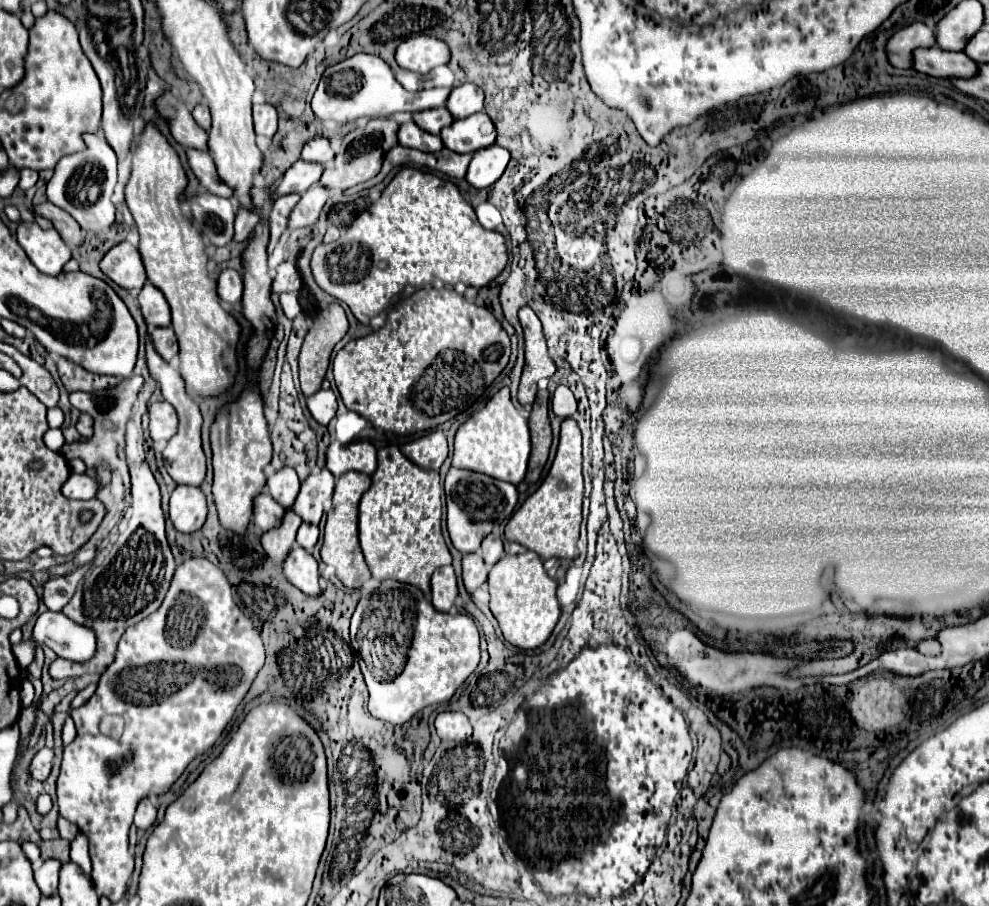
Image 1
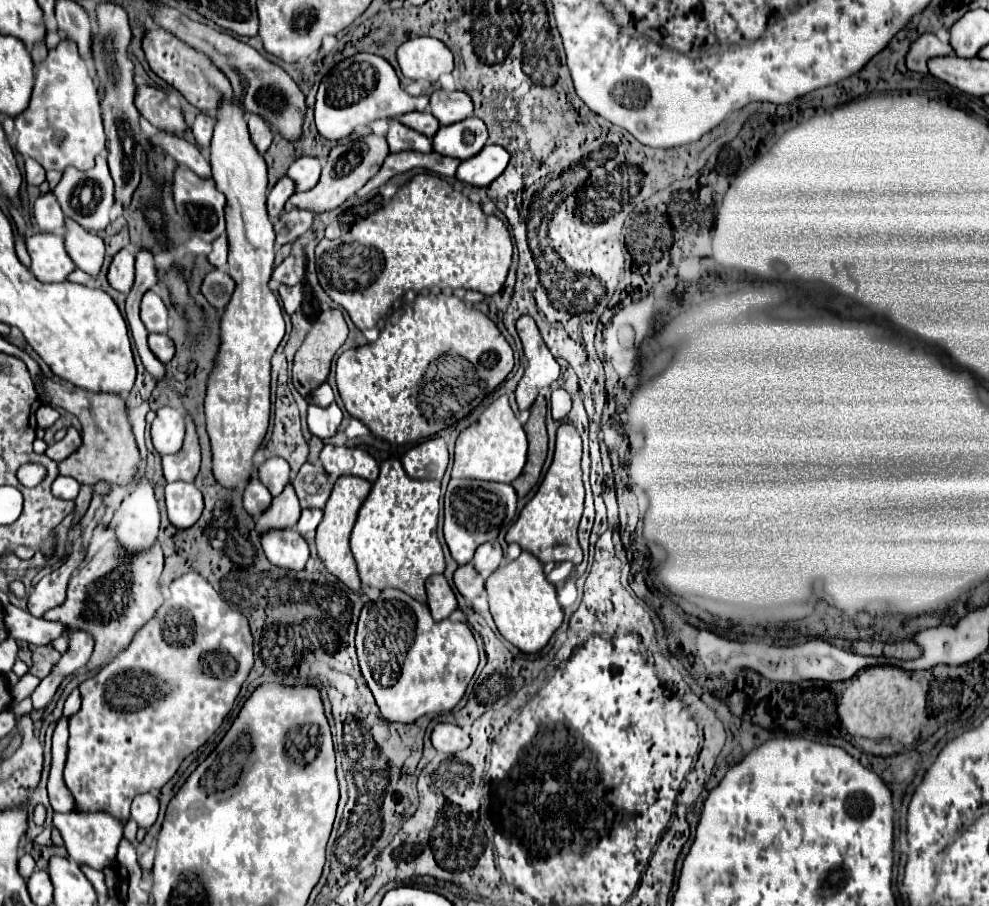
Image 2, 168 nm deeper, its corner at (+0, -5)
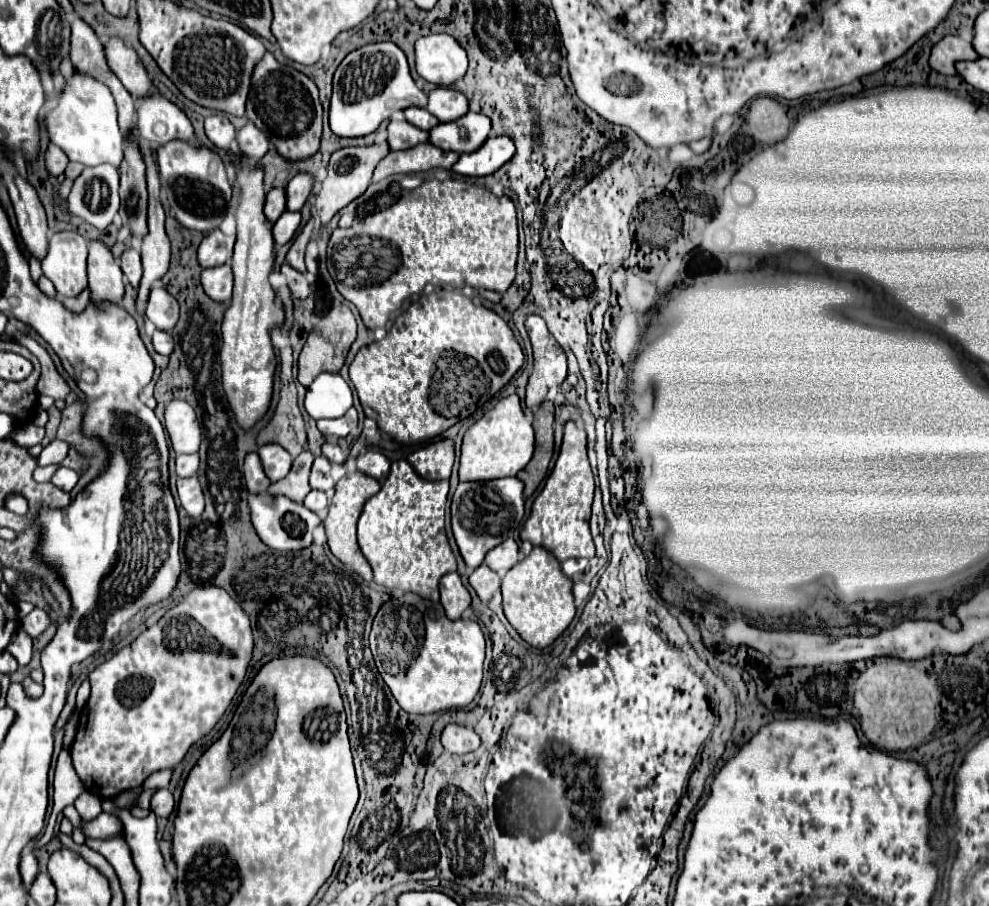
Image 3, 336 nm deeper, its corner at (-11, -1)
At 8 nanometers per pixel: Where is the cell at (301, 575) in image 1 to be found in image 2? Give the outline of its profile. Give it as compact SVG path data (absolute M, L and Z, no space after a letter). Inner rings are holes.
M268 529L260 535L264 555L270 563L290 569L302 571L310 557L308 543L296 529Z

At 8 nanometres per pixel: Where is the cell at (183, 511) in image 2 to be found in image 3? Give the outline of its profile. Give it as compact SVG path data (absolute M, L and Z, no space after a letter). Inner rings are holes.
M197 477L177 479L177 493L179 493L179 501L189 517L199 517L203 513L205 497L203 497L203 489L201 489L201 483Z

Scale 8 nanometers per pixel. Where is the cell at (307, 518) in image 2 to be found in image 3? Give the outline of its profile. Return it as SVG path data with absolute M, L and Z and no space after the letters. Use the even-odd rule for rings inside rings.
M311 491L311 493L305 497L303 505L305 505L307 509L315 511L315 513L321 513L321 511L325 511L325 509L329 507L329 499L327 499L327 495L325 495L323 491Z

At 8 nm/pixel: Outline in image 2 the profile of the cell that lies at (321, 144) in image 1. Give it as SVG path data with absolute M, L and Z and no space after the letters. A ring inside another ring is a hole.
M300 157L300 159L296 159L296 161L290 165L286 177L290 177L290 179L294 181L294 185L296 185L294 191L300 193L300 191L312 189L312 187L318 183L320 169L322 169L322 165L320 165L318 159Z

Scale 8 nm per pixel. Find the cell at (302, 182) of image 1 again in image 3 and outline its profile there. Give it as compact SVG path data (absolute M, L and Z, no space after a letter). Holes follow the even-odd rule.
M275 187L275 189L271 189L269 193L267 193L267 199L265 199L265 217L271 221L271 223L275 223L279 217L281 217L281 213L285 211L285 187Z

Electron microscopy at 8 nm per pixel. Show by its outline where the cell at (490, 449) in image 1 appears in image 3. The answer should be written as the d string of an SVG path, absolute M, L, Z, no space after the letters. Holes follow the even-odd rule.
M503 397L491 411L487 411L475 425L467 429L461 445L459 481L491 481L499 477L513 477L531 461L533 447L533 427L521 409L519 397Z

